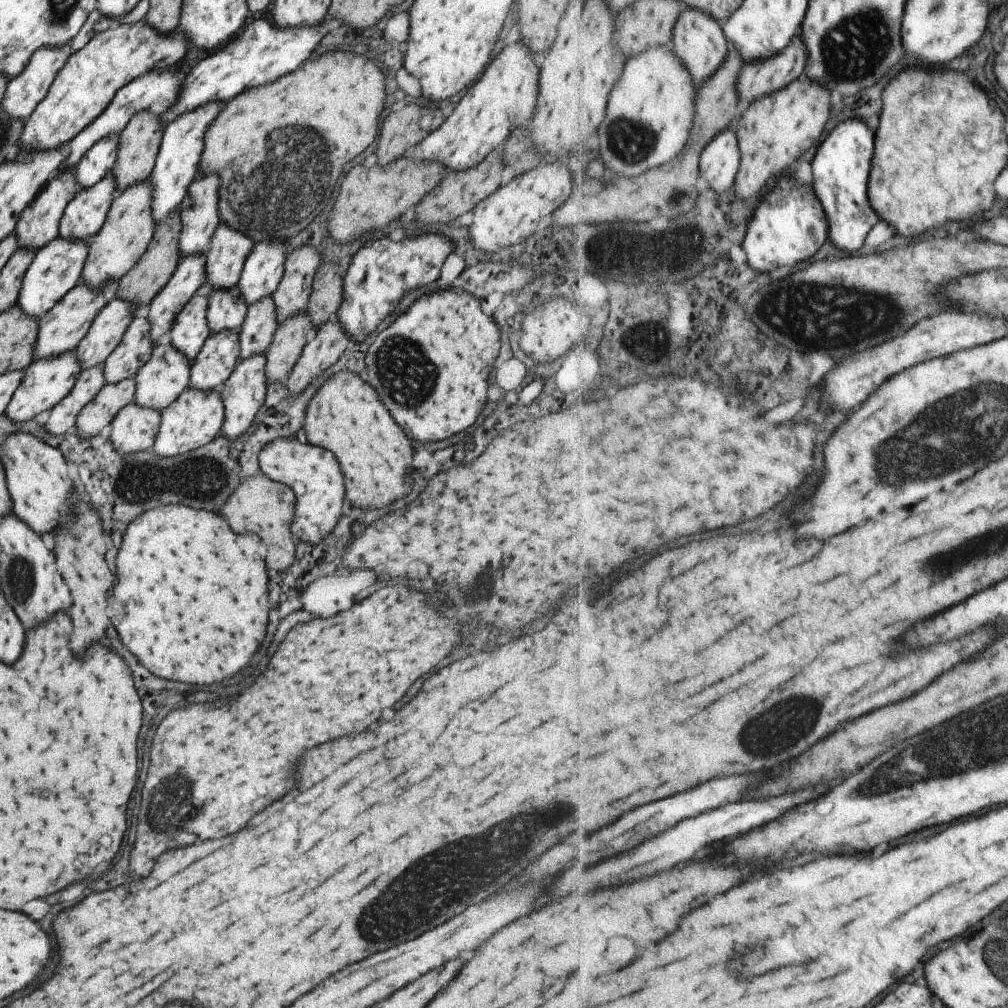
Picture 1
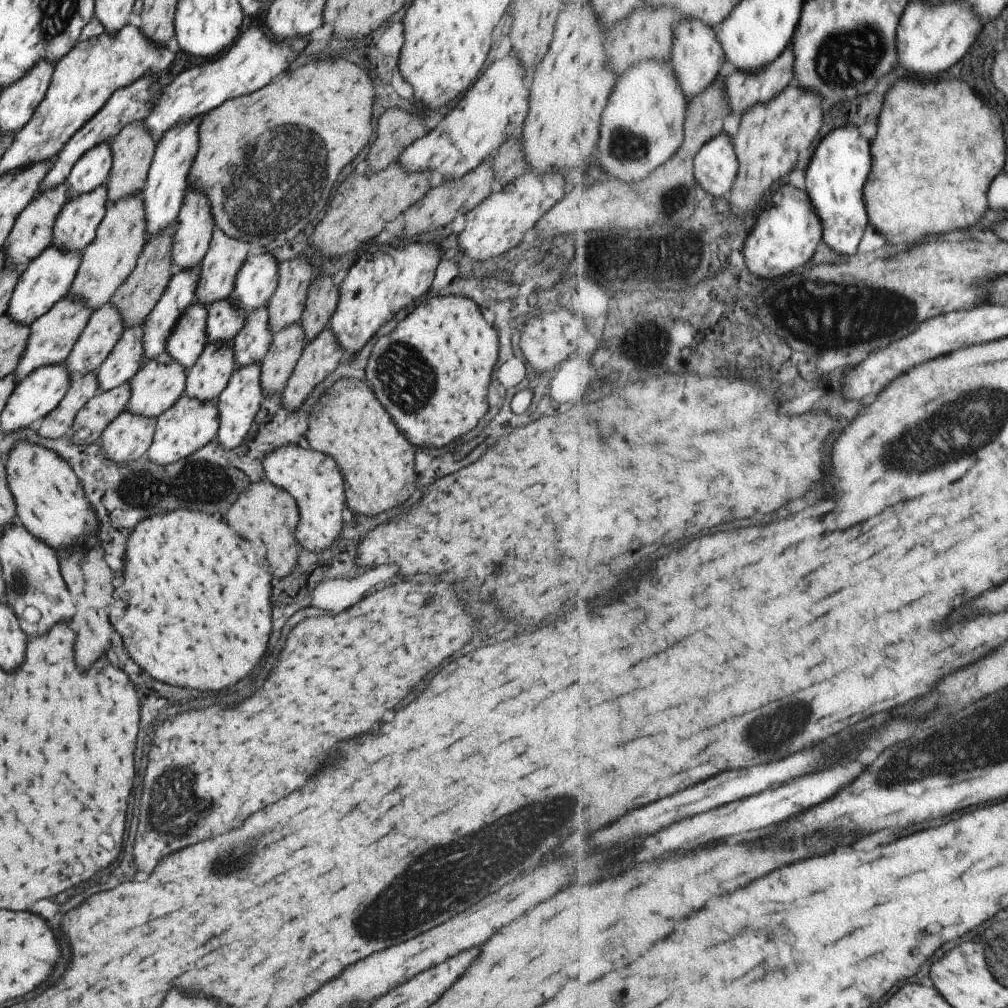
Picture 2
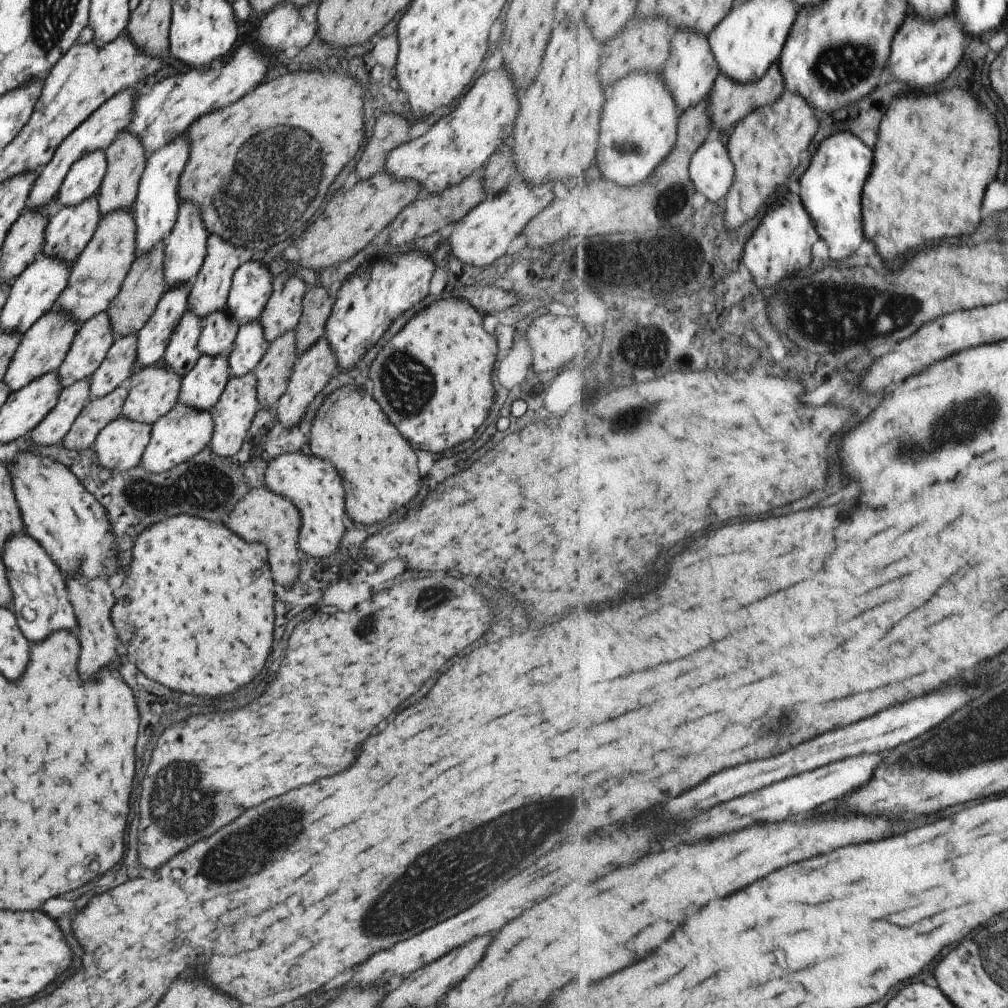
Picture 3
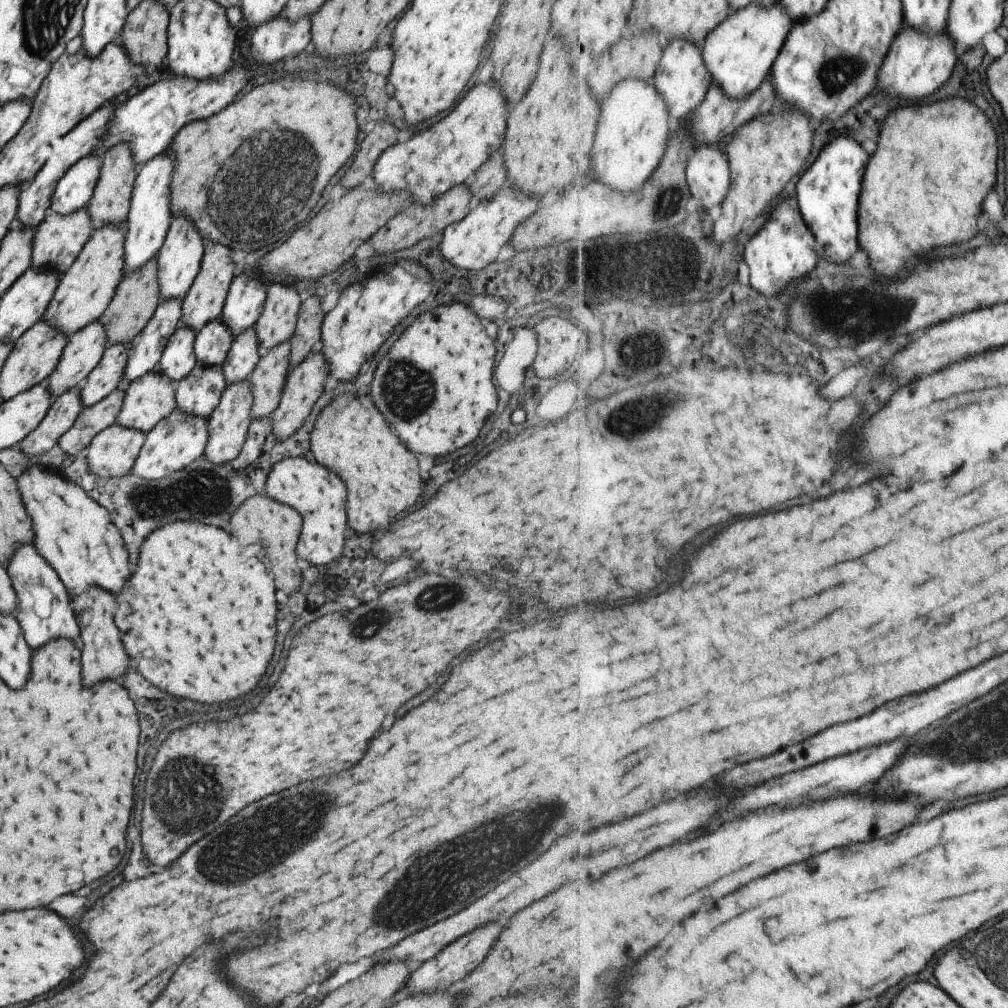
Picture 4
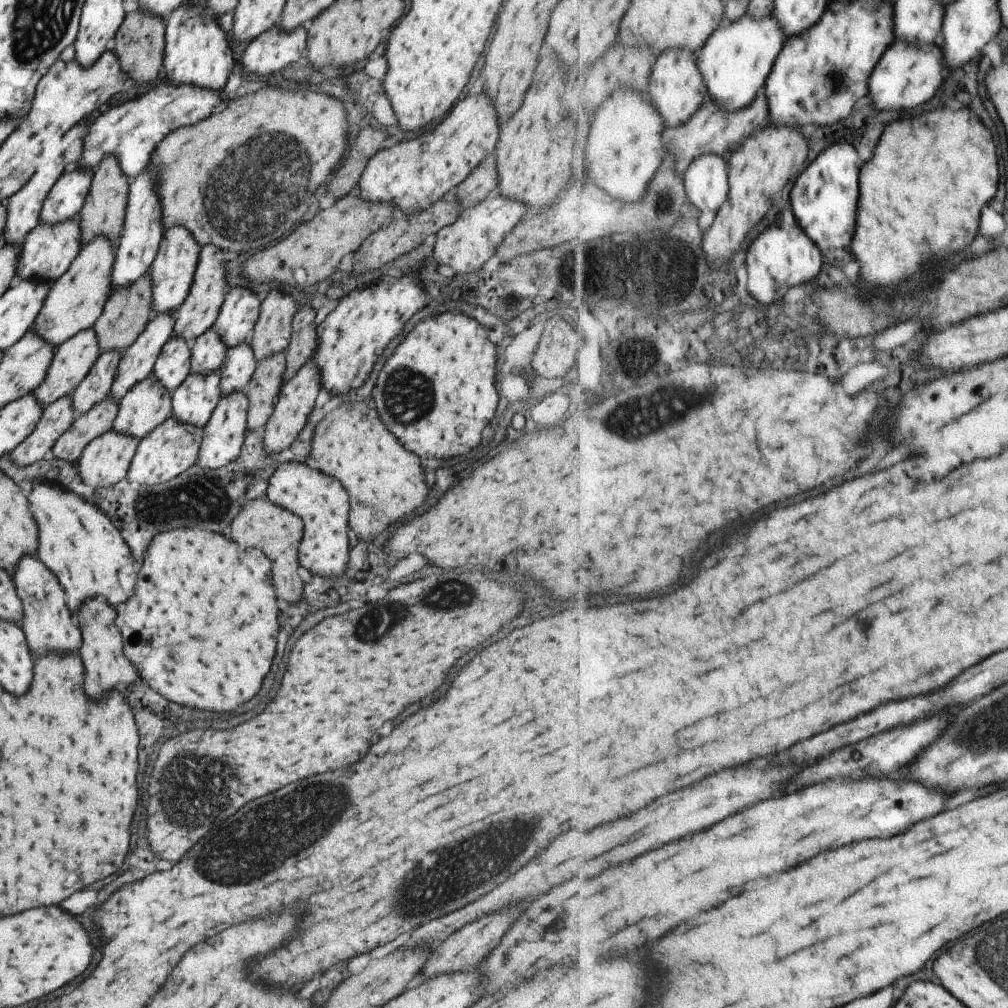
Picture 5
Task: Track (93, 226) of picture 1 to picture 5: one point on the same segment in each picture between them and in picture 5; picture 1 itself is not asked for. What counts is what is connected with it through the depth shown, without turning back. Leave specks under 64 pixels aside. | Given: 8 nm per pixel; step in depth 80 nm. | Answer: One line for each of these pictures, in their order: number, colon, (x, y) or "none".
2: (75, 224)
3: (69, 228)
4: (57, 240)
5: (47, 250)

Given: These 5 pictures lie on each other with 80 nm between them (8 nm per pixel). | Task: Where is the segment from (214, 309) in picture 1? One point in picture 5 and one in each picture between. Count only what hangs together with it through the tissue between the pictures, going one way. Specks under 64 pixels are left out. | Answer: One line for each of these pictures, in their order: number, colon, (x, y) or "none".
2: (223, 319)
3: (218, 330)
4: (211, 343)
5: (207, 351)

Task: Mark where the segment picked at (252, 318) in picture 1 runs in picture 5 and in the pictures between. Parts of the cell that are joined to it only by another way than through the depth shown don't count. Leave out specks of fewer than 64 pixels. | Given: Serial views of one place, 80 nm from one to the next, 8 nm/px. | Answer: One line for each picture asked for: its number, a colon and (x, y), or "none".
2: (250, 344)
3: (249, 345)
4: (241, 358)
5: (235, 371)

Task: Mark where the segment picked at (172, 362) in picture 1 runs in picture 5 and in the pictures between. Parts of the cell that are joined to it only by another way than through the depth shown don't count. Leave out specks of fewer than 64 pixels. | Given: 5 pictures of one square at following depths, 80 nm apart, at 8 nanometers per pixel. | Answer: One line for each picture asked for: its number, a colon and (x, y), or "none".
2: (156, 386)
3: (153, 390)
4: (149, 398)
5: (146, 404)

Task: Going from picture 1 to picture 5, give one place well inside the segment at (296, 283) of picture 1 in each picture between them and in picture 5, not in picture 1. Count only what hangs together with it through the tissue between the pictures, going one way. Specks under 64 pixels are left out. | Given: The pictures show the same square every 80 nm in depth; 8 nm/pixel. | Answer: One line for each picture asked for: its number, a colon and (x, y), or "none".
2: (286, 304)
3: (281, 312)
4: (277, 319)
5: (270, 334)

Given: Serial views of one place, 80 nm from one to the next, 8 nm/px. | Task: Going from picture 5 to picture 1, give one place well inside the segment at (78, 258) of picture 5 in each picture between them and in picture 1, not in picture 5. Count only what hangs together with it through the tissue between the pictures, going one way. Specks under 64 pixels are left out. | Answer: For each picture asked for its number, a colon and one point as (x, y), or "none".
1: (123, 237)
2: (105, 262)
3: (97, 273)
4: (84, 290)

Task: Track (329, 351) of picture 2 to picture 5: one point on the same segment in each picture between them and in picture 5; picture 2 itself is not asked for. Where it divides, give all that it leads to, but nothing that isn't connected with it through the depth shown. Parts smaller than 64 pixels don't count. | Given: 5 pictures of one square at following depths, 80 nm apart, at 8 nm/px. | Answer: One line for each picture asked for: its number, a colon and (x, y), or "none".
3: (312, 369)
4: (305, 381)
5: (297, 394)

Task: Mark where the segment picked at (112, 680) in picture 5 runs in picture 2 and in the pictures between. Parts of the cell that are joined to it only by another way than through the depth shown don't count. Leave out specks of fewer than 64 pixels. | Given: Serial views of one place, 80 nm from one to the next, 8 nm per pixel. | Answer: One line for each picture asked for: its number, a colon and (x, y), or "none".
2: (90, 592)
3: (91, 600)
4: (102, 656)

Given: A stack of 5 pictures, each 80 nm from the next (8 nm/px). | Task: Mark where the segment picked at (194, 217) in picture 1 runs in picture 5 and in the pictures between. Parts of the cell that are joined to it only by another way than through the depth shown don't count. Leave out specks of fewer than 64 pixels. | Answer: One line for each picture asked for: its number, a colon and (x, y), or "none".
2: (194, 225)
3: (185, 245)
4: (177, 261)
5: (171, 271)

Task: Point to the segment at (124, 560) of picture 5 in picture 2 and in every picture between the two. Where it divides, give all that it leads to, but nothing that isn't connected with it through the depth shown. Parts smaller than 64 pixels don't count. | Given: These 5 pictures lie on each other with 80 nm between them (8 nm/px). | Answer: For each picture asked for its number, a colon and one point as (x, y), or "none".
2: (48, 498)
3: (56, 511)
4: (75, 535)

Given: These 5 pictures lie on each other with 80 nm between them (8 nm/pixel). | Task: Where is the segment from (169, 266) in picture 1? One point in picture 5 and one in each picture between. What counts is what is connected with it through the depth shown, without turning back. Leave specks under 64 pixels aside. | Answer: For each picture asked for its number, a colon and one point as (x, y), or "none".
2: (134, 298)
3: (136, 299)
4: (134, 301)
5: (125, 313)

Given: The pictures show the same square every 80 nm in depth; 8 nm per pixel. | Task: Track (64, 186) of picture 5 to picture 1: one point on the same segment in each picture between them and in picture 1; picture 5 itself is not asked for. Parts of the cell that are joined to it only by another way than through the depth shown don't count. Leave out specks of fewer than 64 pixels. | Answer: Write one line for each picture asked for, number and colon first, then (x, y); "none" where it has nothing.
1: (98, 160)
2: (92, 168)
3: (83, 178)
4: (72, 191)

